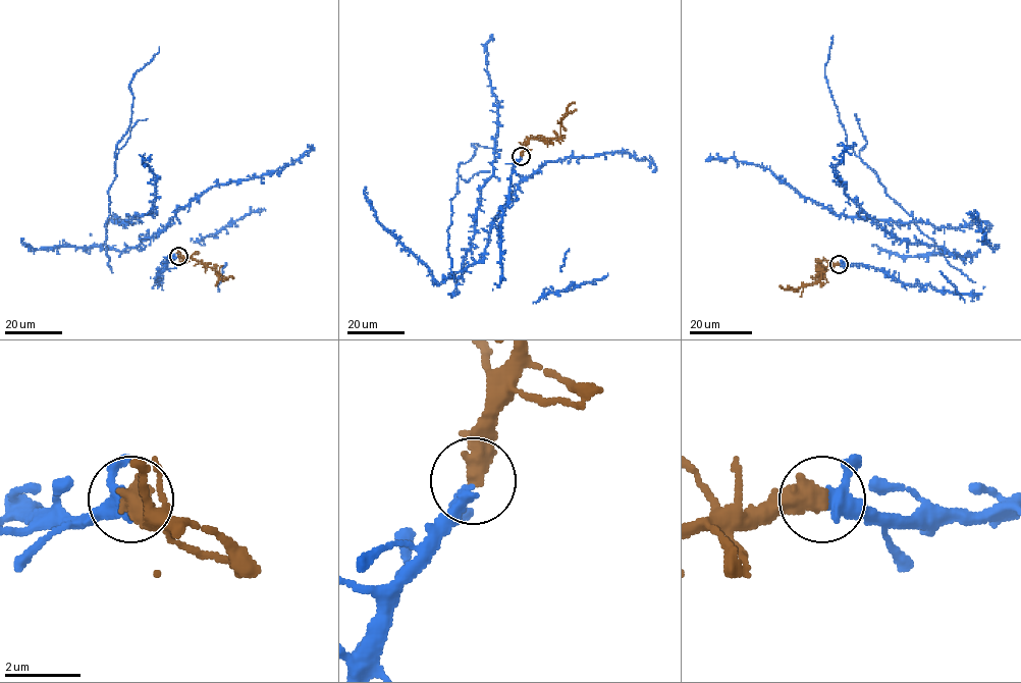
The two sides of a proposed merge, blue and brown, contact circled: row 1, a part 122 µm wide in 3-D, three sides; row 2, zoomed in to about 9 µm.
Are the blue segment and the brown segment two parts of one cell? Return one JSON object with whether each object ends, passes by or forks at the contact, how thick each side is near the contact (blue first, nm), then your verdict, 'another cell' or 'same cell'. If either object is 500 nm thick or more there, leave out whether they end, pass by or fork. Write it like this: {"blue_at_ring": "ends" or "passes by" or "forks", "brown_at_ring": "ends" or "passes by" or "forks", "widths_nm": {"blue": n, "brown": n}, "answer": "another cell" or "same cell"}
{"widths_nm": {"blue": 320, "brown": 600}, "answer": "same cell"}

